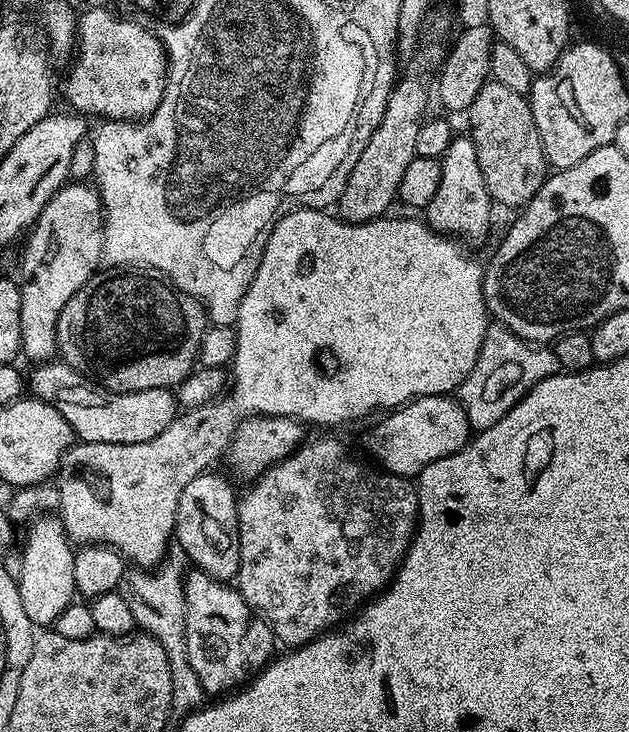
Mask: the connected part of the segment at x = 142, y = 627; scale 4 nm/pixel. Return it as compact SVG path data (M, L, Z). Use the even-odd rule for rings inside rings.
M173 543L164 553L164 559L149 570L147 568L129 567L120 579L118 589L120 596L126 600L135 620L135 627L141 633L152 636L166 650L166 662L170 662L170 690L172 691L172 710L176 714L187 714L196 711L205 703L206 693L202 682L198 682L198 674L194 674L194 666L190 666L190 658L186 654L186 606L184 605L184 577L186 575L186 557L182 546Z

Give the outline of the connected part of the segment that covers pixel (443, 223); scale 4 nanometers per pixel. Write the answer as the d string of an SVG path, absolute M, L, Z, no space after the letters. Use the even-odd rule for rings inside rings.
M457 135L440 160L442 182L438 191L430 198L426 209L426 223L436 232L451 234L461 241L480 240L492 224L492 195L486 190L486 178L482 178L482 166L478 166L478 150L471 135Z

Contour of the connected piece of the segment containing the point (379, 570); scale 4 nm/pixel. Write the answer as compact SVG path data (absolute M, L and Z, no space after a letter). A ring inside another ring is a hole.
M328 436L322 437L321 440L310 440L301 443L300 447L290 453L285 460L271 464L263 474L251 481L250 486L245 487L248 489L244 493L242 491L239 493L236 506L238 530L240 531L240 569L236 575L235 583L238 585L244 601L260 613L264 617L264 621L272 627L272 634L277 641L281 645L288 644L284 646L299 646L310 643L317 636L322 636L325 632L335 629L341 623L340 616L344 616L343 618L351 617L361 605L383 592L388 587L392 577L396 575L400 561L404 559L409 546L412 544L420 514L418 488L411 479L395 476L376 466L367 468L366 465L351 460L340 440L331 440Z

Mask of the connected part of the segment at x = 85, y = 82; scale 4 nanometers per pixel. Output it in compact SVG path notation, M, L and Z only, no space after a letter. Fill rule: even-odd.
M92 8L85 16L81 15L78 20L78 43L74 48L75 56L71 61L72 69L68 72L68 77L64 80L64 96L68 99L68 104L73 113L89 114L93 112L96 116L104 116L105 121L110 120L130 120L133 122L143 121L151 116L155 108L160 105L164 97L164 83L168 81L168 53L164 50L163 39L159 35L155 36L148 28L143 28L140 24L135 24L132 20L119 20L112 12L107 12L104 8Z

